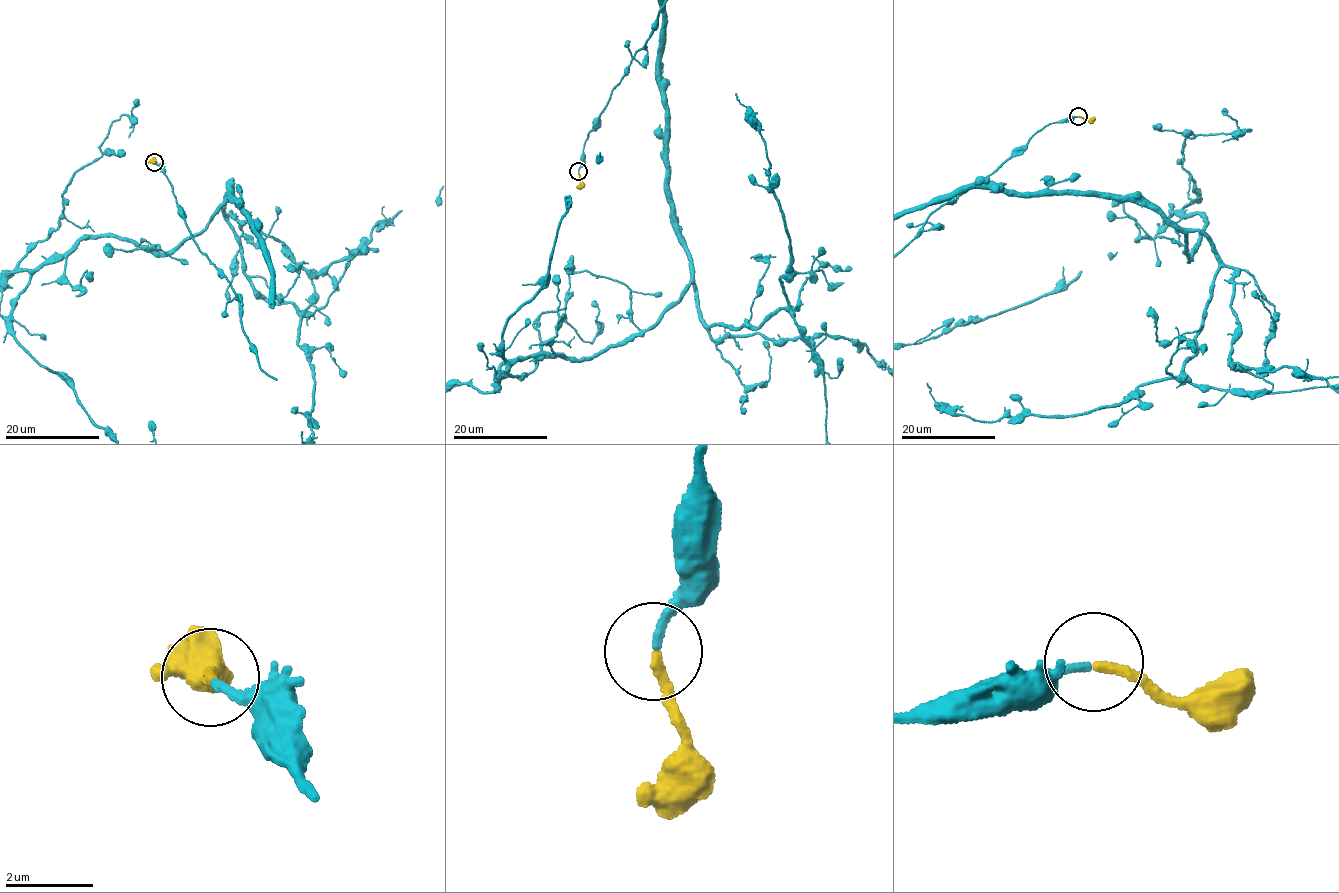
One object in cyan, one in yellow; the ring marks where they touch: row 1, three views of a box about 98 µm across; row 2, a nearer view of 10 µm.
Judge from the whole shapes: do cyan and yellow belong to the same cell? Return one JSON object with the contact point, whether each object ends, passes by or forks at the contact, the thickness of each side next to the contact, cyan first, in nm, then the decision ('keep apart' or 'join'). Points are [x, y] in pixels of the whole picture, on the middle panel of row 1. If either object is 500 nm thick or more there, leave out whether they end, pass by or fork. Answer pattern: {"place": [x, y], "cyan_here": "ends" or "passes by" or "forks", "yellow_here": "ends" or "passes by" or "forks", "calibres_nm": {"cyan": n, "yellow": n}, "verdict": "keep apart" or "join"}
{"place": [578, 171], "cyan_here": "ends", "yellow_here": "ends", "calibres_nm": {"cyan": 180, "yellow": 220}, "verdict": "join"}

